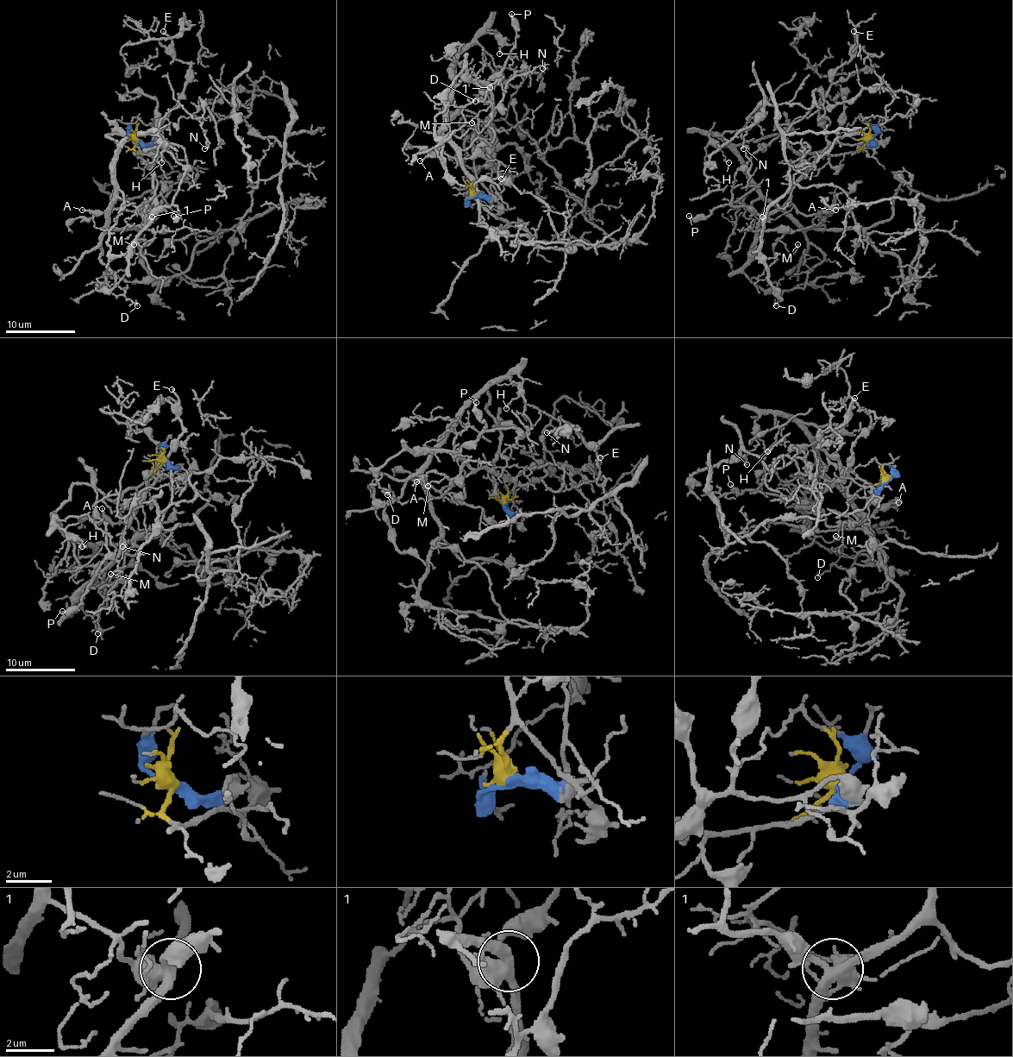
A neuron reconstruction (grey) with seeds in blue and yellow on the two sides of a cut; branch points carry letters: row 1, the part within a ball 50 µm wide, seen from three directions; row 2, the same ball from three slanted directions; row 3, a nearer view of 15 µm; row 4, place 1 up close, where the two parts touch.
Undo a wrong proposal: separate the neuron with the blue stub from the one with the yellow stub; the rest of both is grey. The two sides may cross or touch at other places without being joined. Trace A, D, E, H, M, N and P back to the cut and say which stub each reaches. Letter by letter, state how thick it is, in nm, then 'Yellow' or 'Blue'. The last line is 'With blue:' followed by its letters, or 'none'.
A: Thickness 120 nm. Blue
D: Thickness 110 nm. Yellow
E: Thickness 180 nm. Blue
H: Thickness 120 nm. Yellow
M: Thickness 130 nm. Yellow
N: Thickness 120 nm. Yellow
P: Thickness 220 nm. Blue
With blue: A, E, P

